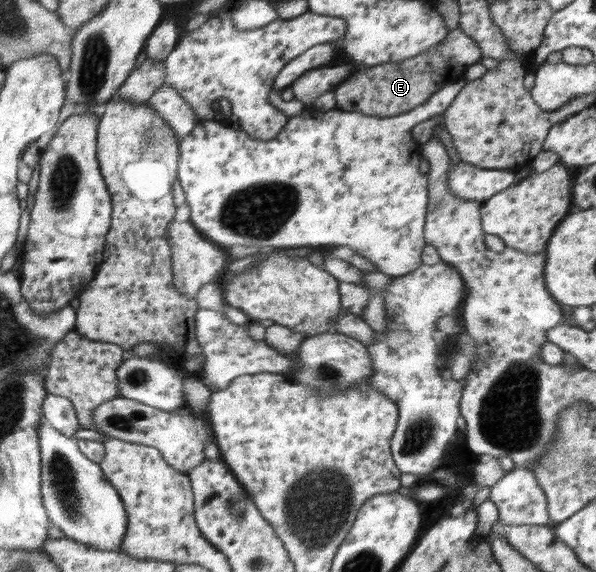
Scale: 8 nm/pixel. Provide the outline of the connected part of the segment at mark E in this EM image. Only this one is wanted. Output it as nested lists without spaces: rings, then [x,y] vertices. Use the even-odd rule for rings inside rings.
[[[456,27],[445,39],[427,51],[399,63],[383,63],[358,69],[353,76],[333,90],[337,110],[359,112],[371,116],[393,117],[411,111],[427,101],[443,85],[465,78],[469,65],[480,62],[482,53],[478,42]]]

